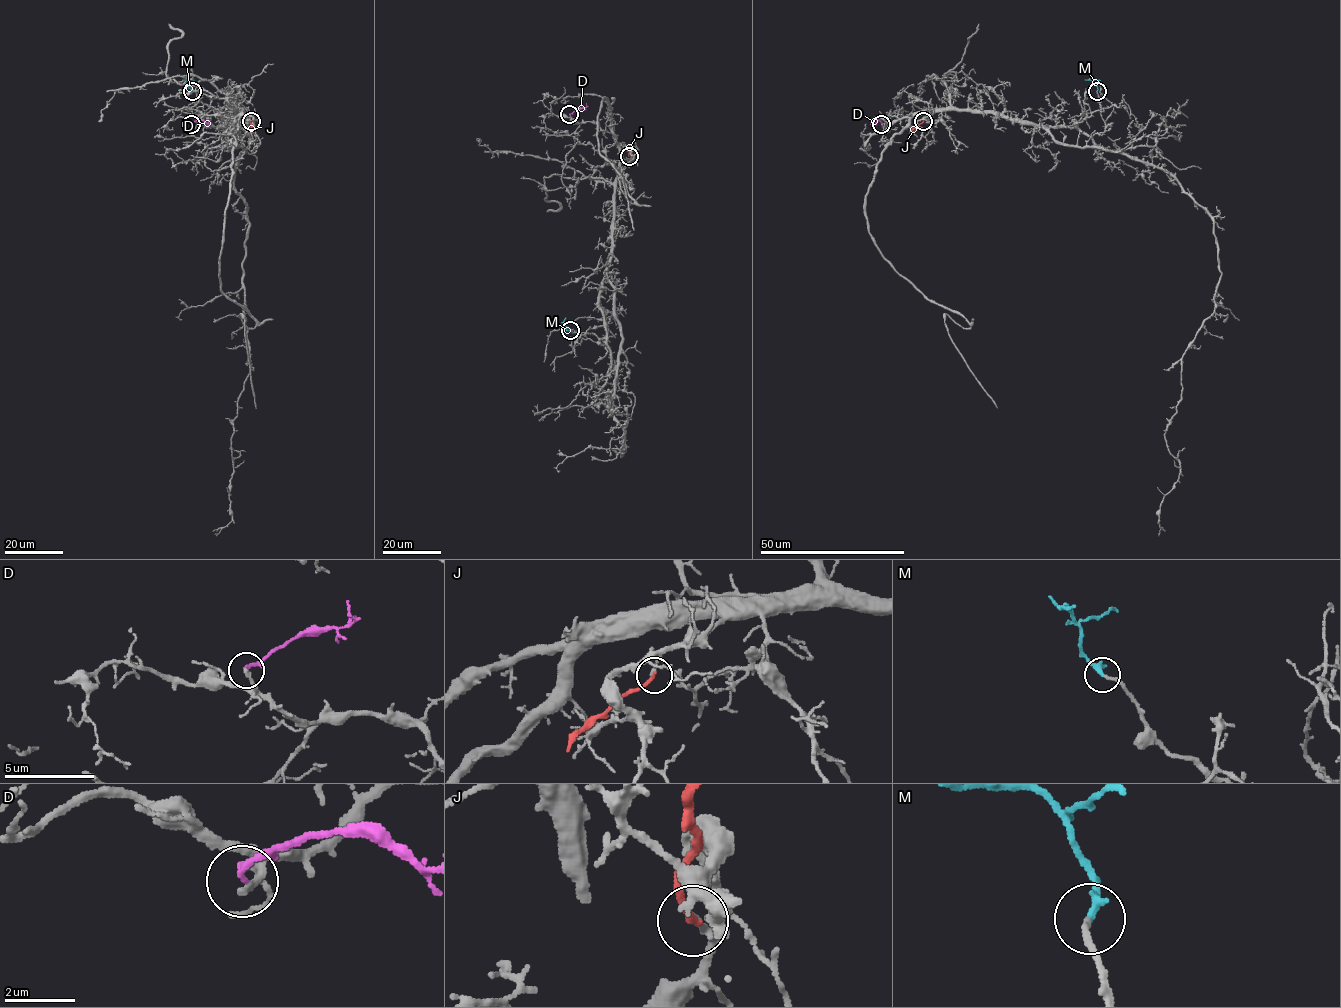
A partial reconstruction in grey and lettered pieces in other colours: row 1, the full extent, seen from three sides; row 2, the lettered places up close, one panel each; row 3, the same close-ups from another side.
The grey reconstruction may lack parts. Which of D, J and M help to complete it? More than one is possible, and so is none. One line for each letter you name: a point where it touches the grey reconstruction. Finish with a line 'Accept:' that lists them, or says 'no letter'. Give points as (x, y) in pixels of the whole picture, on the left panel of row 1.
M: contact (192, 91)
Accept: M

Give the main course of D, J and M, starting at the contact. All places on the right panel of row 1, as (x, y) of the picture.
D: (882, 124), (878, 120), (870, 124)
J: (924, 121), (909, 133)
M: (1097, 90), (1093, 80), (1085, 80)

